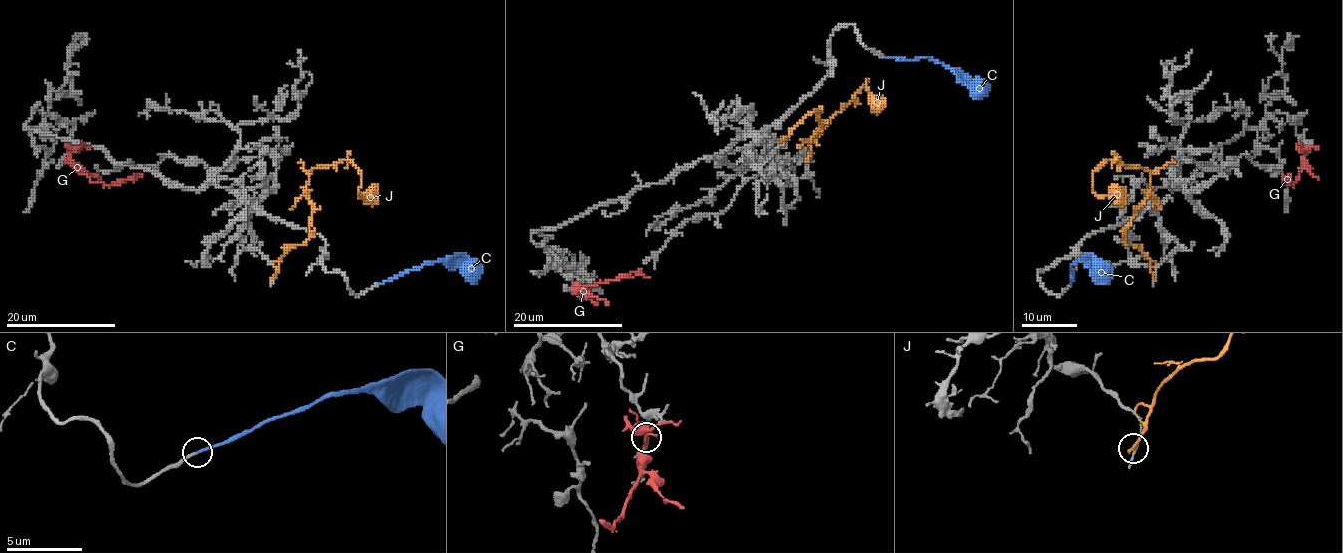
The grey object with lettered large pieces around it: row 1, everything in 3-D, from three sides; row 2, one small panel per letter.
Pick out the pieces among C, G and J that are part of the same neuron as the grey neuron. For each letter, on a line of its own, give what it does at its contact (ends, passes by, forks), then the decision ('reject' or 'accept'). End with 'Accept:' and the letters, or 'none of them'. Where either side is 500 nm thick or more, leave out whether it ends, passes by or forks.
C: it ends | accept
G: it passes by | reject
J: it ends | reject
Accept: C

